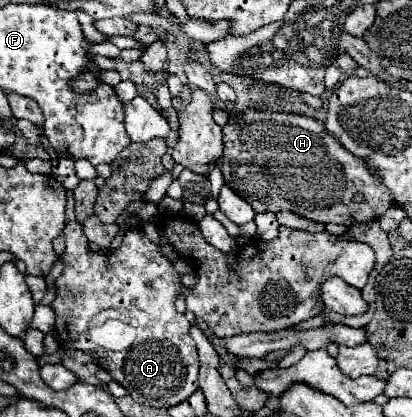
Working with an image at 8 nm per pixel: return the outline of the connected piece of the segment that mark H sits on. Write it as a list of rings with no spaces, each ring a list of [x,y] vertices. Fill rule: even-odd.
[[[246,108],[244,112],[230,116],[224,132],[224,154],[222,154],[222,176],[224,184],[230,186],[240,198],[244,198],[254,212],[278,212],[294,210],[294,214],[304,216],[320,224],[344,224],[350,222],[372,222],[378,220],[394,202],[386,194],[382,182],[370,174],[370,168],[362,164],[354,154],[340,146],[334,140],[322,122],[294,112],[278,112],[270,108]],[[360,194],[362,202],[354,202],[354,196]]]

